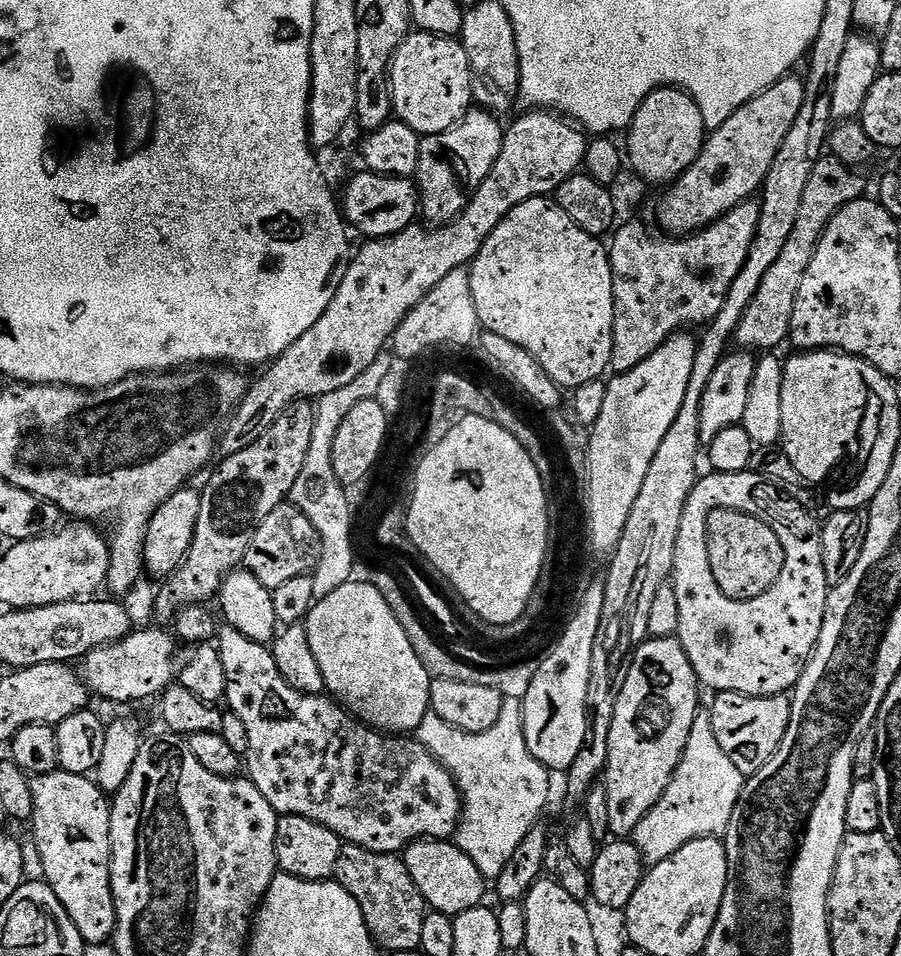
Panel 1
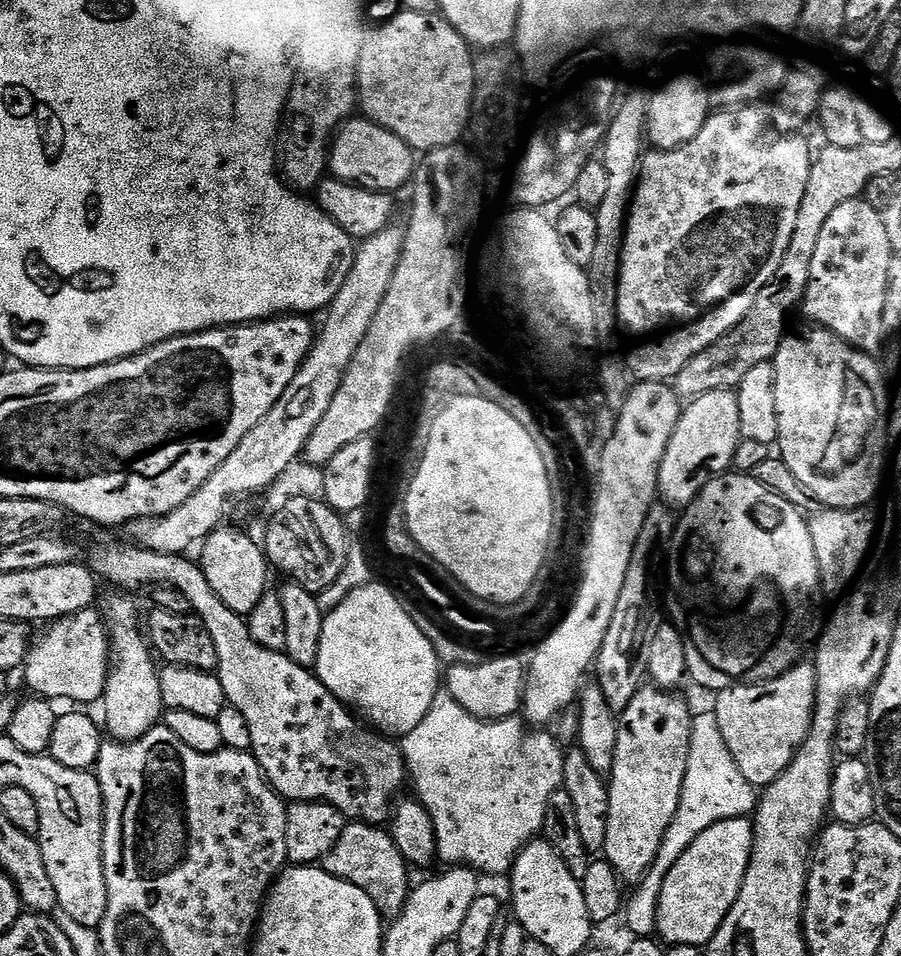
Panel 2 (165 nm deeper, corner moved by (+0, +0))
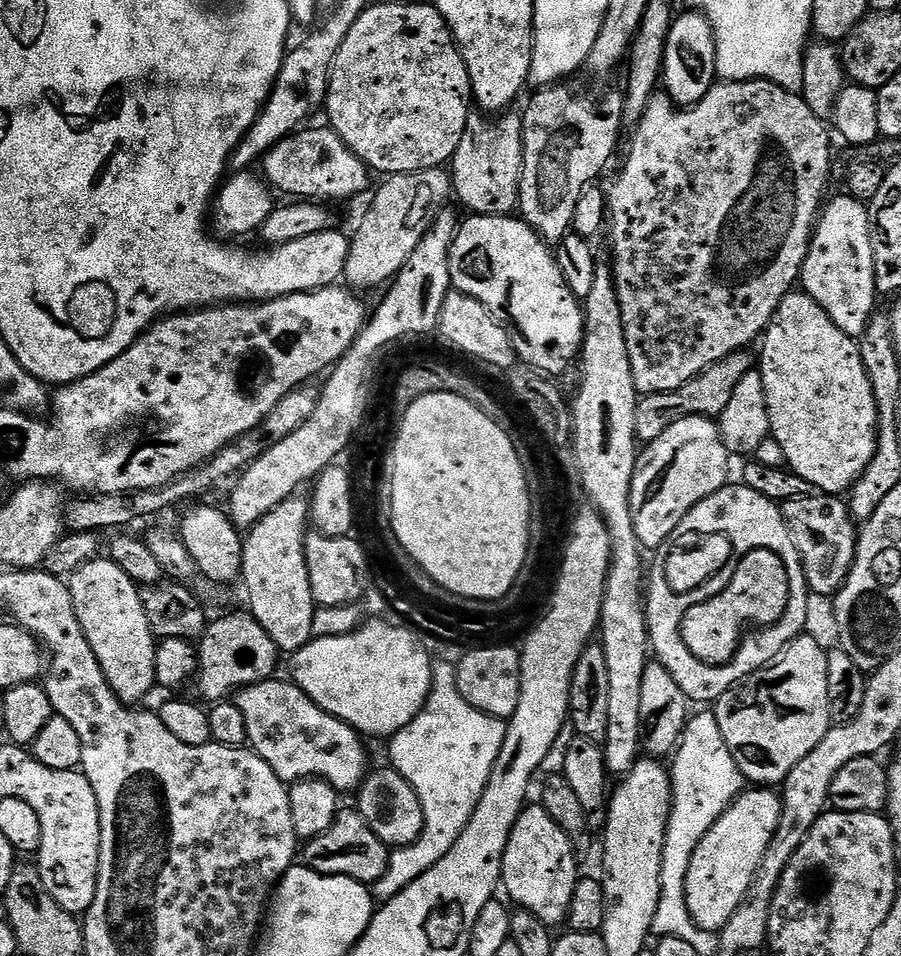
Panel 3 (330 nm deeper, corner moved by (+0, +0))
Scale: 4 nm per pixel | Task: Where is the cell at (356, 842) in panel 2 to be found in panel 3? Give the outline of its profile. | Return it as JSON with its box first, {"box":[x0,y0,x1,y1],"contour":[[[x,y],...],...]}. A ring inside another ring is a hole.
{"box":[302,810,390,886],"contour":[[[341,810],[337,812],[334,822],[324,834],[307,841],[302,848],[302,864],[305,868],[312,868],[323,876],[345,876],[354,878],[359,884],[371,886],[386,874],[390,849],[384,844],[370,826],[360,817],[359,811]]]}

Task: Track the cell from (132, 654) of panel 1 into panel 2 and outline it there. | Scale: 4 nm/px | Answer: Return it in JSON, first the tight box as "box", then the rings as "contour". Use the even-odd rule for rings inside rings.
{"box":[22,607,110,706],"contour":[[[95,607],[84,608],[61,620],[49,623],[40,637],[31,641],[22,665],[29,693],[49,702],[73,700],[73,705],[88,706],[101,699],[110,671],[110,632]]]}

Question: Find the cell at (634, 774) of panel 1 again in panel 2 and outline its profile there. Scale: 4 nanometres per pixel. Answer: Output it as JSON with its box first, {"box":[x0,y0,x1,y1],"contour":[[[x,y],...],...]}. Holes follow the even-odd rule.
{"box":[602,686,693,886],"contour":[[[650,686],[641,687],[634,694],[630,706],[626,706],[626,710],[619,713],[618,746],[614,750],[616,767],[614,778],[607,781],[610,814],[606,822],[606,846],[602,856],[625,885],[635,886],[643,880],[654,858],[658,858],[662,838],[666,838],[666,830],[670,830],[674,814],[678,814],[682,782],[686,778],[693,719],[693,713],[688,713],[687,706],[676,694]]]}

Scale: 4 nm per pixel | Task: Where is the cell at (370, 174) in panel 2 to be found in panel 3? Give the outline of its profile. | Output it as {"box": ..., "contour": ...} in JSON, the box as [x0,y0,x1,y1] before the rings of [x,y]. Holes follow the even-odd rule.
{"box":[262,126,370,202],"contour":[[[331,126],[323,127],[305,127],[295,134],[287,136],[284,140],[278,141],[263,156],[262,175],[277,193],[285,192],[288,195],[285,197],[299,198],[304,202],[332,202],[328,200],[352,200],[367,190],[370,170],[362,162],[362,158],[358,158],[358,154],[354,154],[354,150],[350,150],[350,146],[346,146],[346,142],[342,142],[340,135]]]}

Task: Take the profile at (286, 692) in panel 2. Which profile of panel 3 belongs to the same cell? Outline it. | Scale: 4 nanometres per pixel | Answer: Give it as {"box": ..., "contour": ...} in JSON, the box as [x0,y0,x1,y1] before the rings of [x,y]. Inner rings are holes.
{"box":[234,679,370,793],"contour":[[[280,679],[263,680],[249,688],[241,688],[235,697],[234,703],[238,710],[242,710],[242,718],[246,718],[246,734],[252,751],[257,752],[266,766],[270,766],[270,770],[274,770],[274,774],[278,774],[278,778],[289,786],[298,780],[315,778],[334,786],[337,793],[355,793],[370,771],[368,752],[364,749],[365,741],[361,733],[351,728],[345,720],[334,718],[329,712],[322,710],[291,679]]]}

